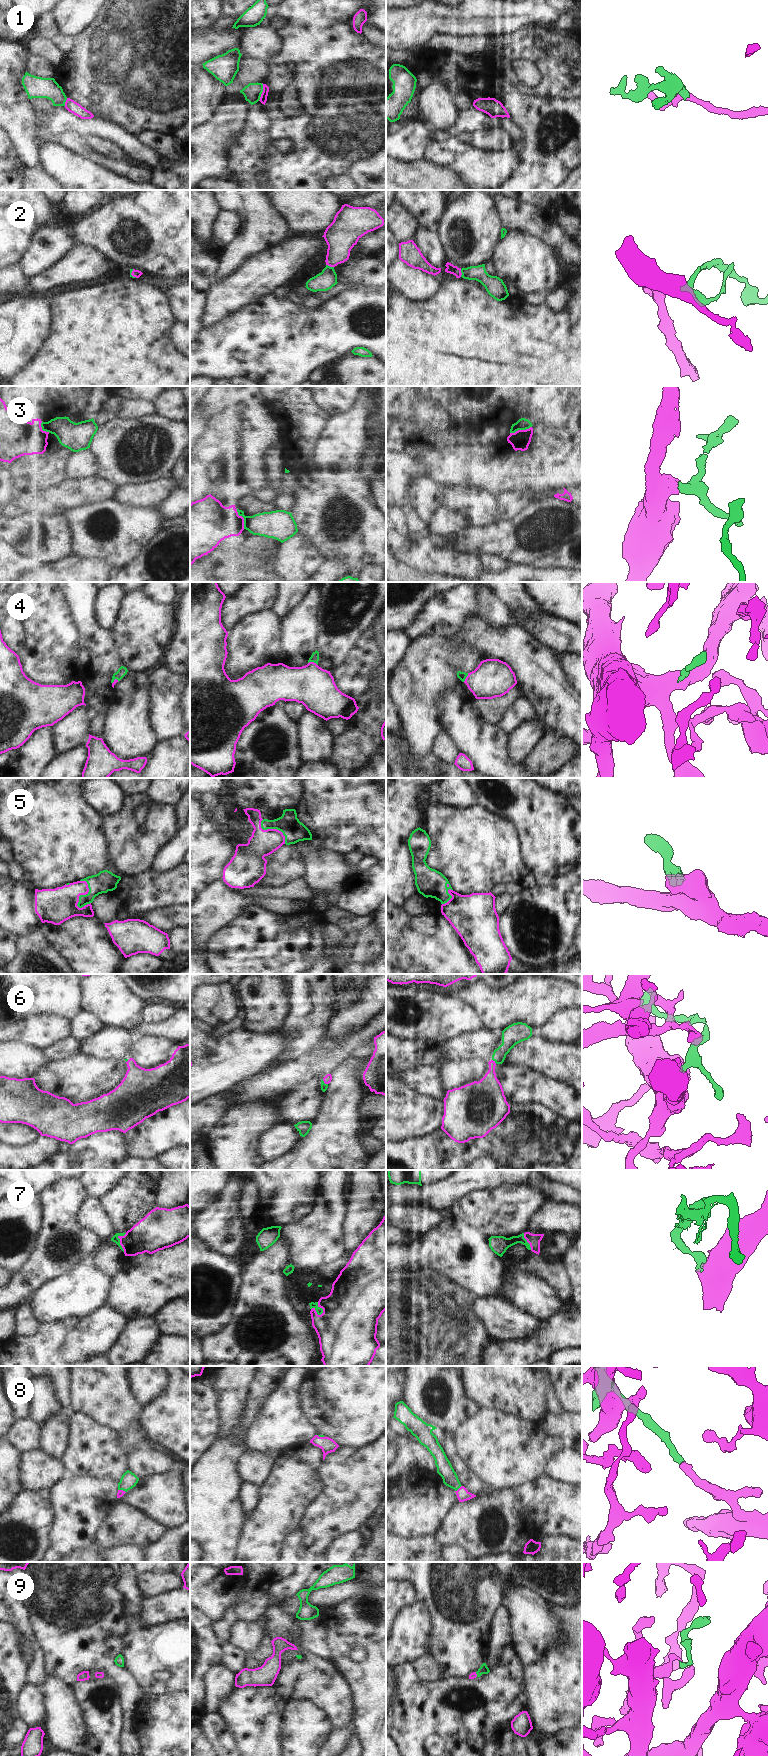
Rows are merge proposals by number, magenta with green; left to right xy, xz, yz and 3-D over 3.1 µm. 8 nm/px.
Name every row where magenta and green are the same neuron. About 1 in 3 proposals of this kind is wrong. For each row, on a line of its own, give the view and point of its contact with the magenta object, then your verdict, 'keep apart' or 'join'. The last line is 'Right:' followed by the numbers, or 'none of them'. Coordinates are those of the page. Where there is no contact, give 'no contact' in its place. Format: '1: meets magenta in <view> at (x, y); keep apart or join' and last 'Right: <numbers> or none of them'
1: meets magenta in xz at (262, 92); keep apart
2: meets magenta in xz at (330, 266); join
3: meets magenta in xz at (243, 518); keep apart
4: meets magenta in xz at (313, 662); join
5: meets magenta in xy at (85, 894); join
6: meets magenta in yz at (494, 1061); join
7: meets magenta in xz at (322, 1308); keep apart
8: meets magenta in yz at (459, 1488); join
9: meets magenta in yz at (476, 1675); join
Right: 2, 4, 5, 6, 8, 9

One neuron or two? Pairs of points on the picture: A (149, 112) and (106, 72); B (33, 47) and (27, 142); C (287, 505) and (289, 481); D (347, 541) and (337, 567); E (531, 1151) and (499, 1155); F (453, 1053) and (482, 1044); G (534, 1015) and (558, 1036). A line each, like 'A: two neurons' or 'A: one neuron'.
A: one neuron
B: two neurons
C: one neuron
D: two neurons
E: two neurons
F: one neuron
G: two neurons

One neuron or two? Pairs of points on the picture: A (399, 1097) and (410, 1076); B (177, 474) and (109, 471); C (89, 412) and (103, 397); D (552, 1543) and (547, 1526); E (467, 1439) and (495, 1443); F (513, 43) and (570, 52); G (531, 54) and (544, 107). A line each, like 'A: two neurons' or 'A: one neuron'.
A: two neurons
B: two neurons
C: one neuron
D: two neurons
E: one neuron
F: one neuron
G: two neurons

